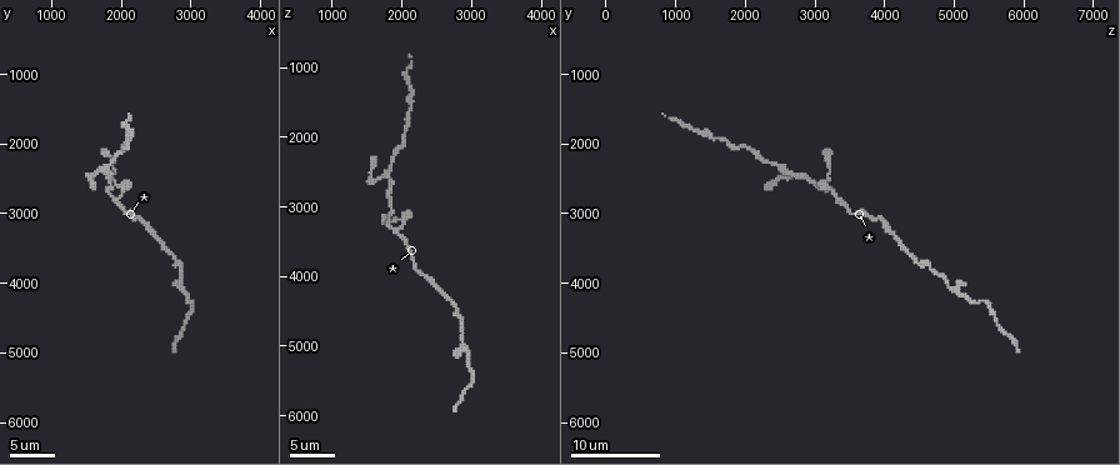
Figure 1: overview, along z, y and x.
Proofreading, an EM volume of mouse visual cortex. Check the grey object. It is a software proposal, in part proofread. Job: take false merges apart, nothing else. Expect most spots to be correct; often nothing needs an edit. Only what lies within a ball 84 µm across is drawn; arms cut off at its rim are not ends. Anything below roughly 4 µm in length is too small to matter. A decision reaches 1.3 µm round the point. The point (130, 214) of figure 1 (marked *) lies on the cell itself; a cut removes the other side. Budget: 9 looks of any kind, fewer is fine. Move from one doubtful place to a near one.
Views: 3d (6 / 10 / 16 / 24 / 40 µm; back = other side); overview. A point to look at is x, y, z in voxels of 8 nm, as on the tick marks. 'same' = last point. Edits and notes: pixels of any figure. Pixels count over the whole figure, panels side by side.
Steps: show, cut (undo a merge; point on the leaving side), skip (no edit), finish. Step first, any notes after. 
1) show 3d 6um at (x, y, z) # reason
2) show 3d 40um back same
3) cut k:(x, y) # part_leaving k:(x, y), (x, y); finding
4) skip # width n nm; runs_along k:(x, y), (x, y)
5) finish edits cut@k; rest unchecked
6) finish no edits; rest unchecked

show 3d 10um at (1950, 2800, 3350) # arms part here

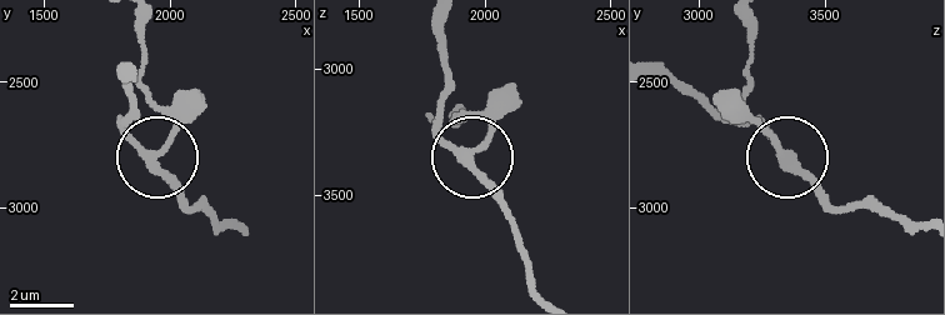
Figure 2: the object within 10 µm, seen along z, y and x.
show 3d 6um at (1940, 2790, 3330)

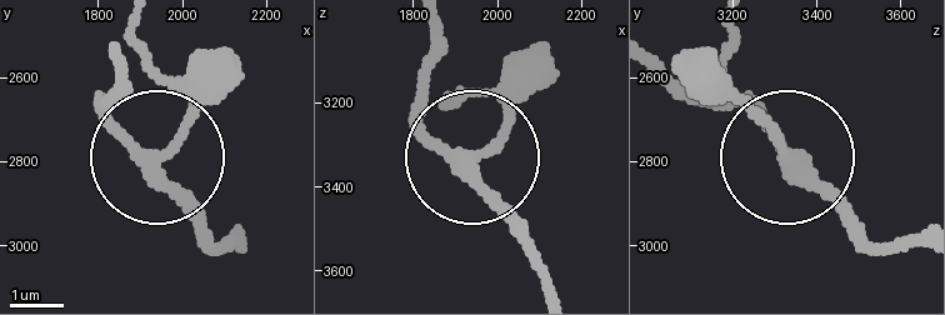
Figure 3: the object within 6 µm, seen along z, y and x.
skip # continuous, no second cell

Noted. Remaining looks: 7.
show 3d 6um at (1700, 2300, 2550) # a fork

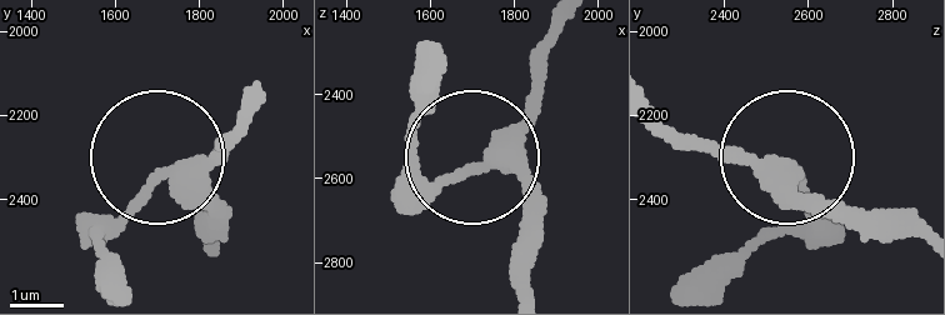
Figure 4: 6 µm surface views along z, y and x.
show 3d 6um back at (1750, 2350, 2540)

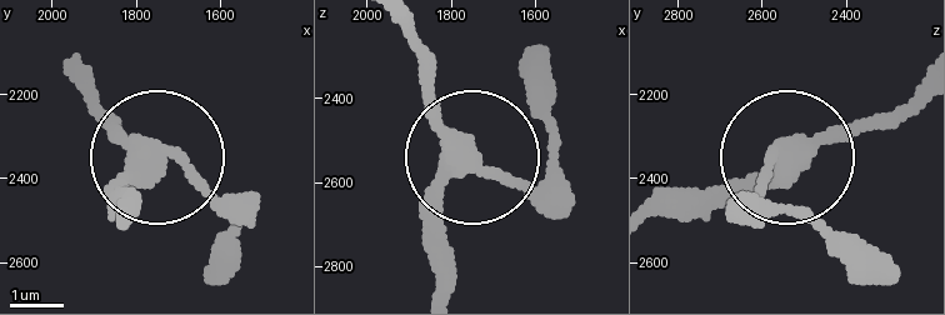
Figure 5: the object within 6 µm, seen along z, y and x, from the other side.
skip # runs_along 5:(438, 293), (456, 173), (483, 163), (559, 185); continuous, no second cell

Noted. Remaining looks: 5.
show 3d 10um at (2100, 1700, 1100) # thick turns thin

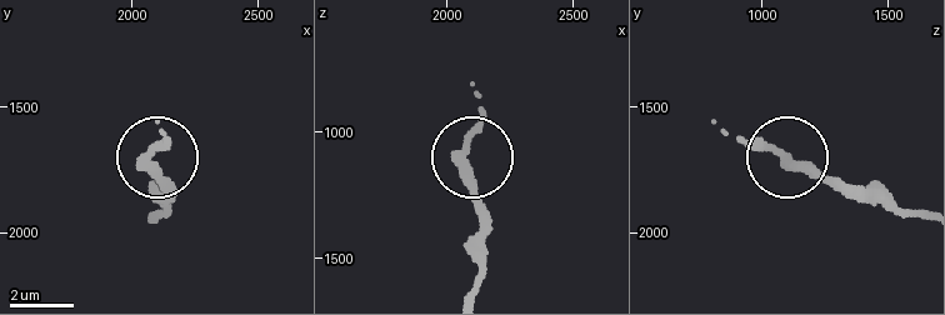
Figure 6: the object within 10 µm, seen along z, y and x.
skip # width 320 nm; one cell here

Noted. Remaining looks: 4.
show 3d 10um at (2900, 4150, 5050) # thick turns thin

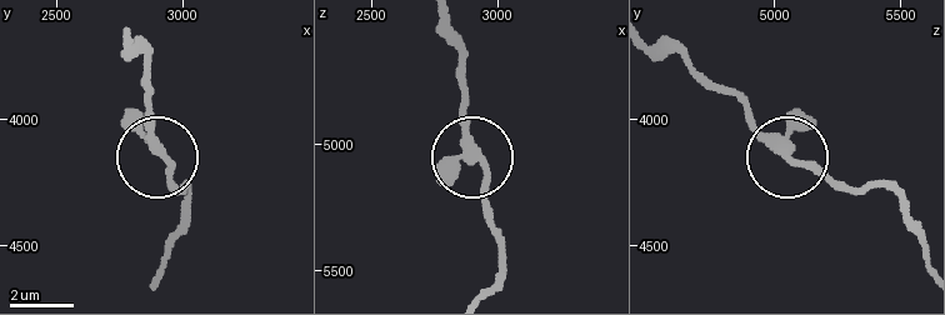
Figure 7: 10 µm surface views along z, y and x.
skip # runs_along 7:(655, 46), (720, 86), (784, 159), (846, 189); one cell here

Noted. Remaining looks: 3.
finish no edits; rest unchecked

